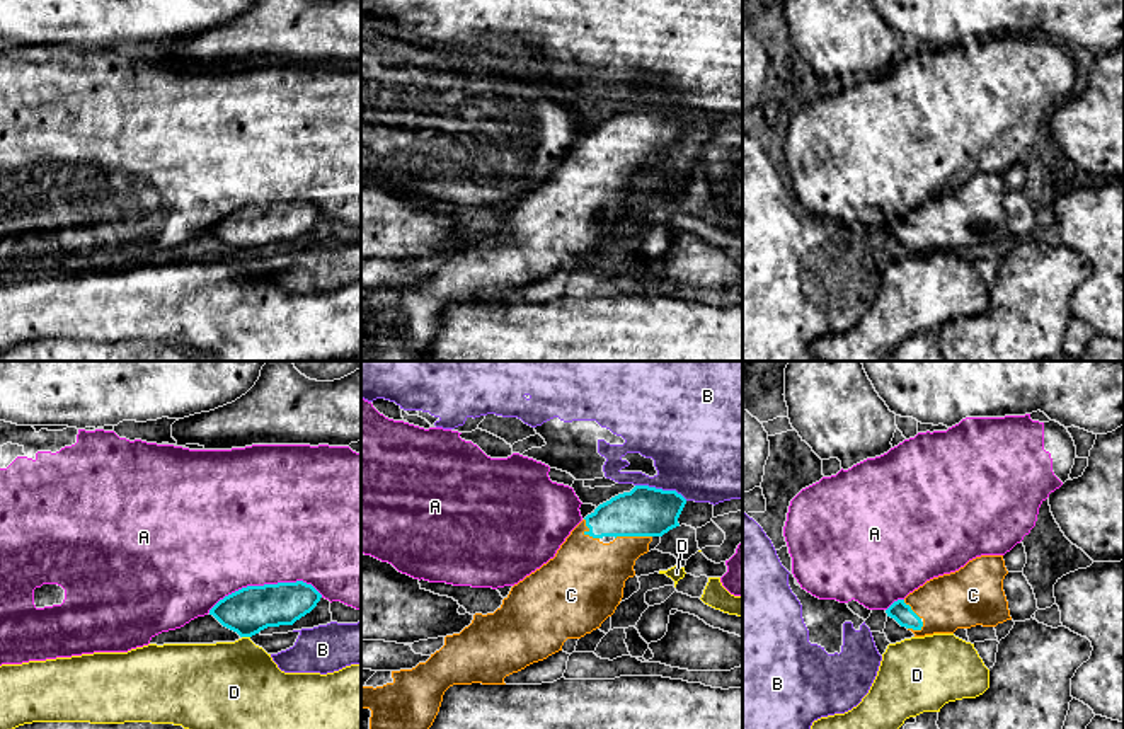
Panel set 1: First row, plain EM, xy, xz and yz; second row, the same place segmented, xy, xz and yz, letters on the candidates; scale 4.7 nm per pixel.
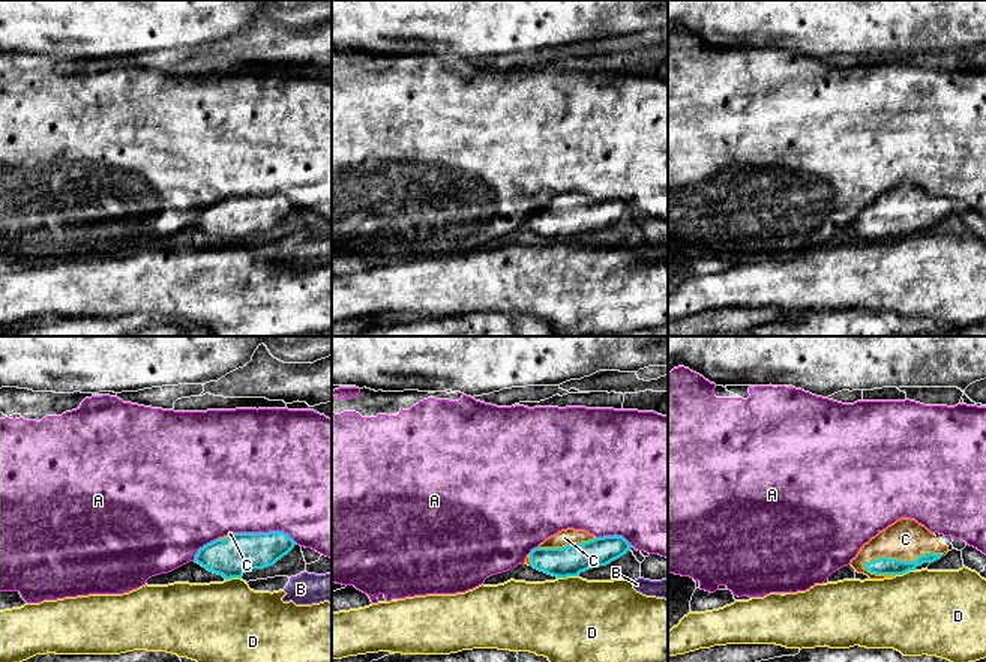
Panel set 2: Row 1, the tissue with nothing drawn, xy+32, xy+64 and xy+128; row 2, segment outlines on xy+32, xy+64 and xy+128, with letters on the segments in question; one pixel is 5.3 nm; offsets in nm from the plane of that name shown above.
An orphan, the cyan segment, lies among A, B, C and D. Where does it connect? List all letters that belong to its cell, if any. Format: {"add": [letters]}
{"add": ["C"]}

